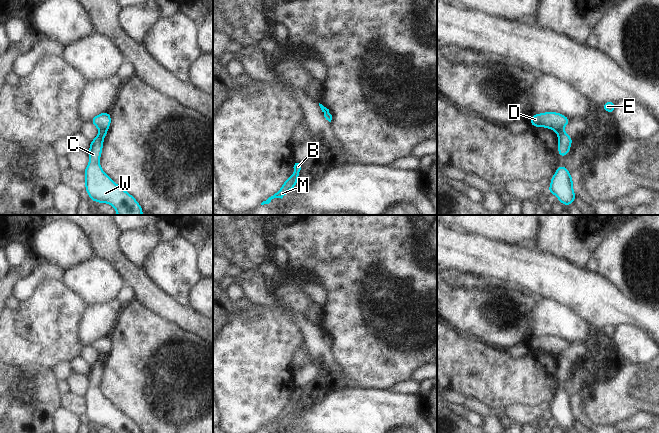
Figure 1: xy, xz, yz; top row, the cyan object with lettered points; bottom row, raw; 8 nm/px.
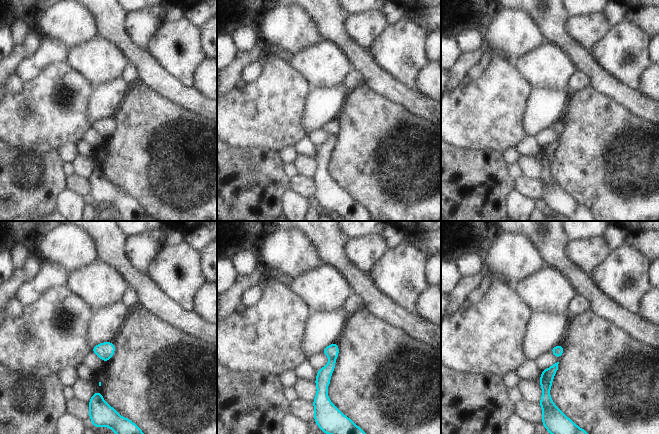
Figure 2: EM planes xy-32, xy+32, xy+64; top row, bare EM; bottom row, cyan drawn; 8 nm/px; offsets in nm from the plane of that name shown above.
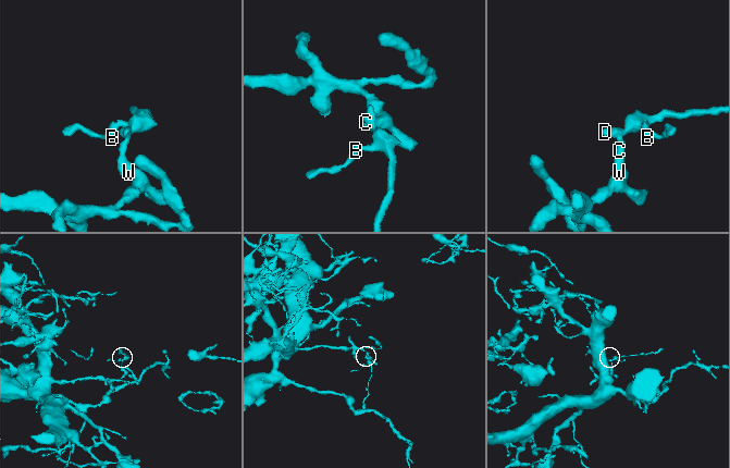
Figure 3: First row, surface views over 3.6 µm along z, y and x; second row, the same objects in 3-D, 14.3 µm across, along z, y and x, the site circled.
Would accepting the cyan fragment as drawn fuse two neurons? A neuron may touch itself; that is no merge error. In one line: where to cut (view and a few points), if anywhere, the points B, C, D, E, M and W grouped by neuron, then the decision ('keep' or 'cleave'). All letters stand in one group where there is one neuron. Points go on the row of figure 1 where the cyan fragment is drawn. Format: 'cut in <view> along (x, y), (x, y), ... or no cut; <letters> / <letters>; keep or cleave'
cut in xy along (100, 129), (106, 130); B D E M / C W; cleave

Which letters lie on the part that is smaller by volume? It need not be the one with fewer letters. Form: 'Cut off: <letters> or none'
Cut off: B, D, E, M

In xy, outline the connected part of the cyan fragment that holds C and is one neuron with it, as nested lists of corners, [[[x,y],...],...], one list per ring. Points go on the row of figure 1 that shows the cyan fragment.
[[[100,130],[99,134],[90,142],[89,163],[84,170],[85,190],[89,199],[97,203],[110,204],[117,215],[142,215],[142,207],[137,200],[117,185],[110,176],[106,175],[99,163],[103,150],[103,141],[107,130]]]

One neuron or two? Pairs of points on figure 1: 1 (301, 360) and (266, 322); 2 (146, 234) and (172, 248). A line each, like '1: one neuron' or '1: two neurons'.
1: two neurons
2: two neurons

